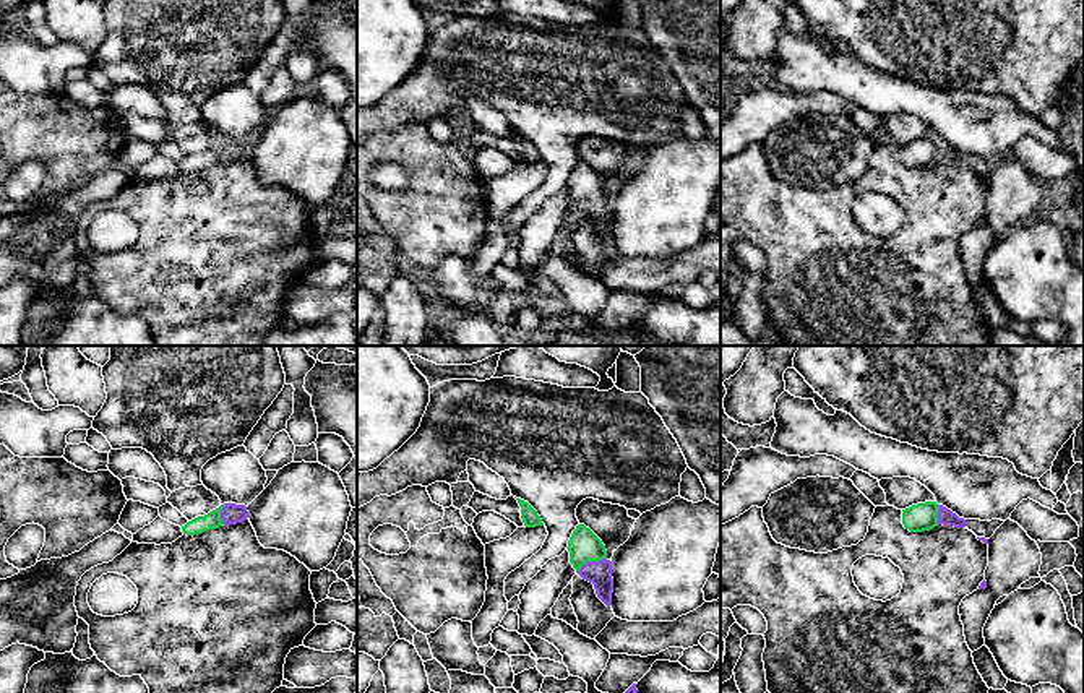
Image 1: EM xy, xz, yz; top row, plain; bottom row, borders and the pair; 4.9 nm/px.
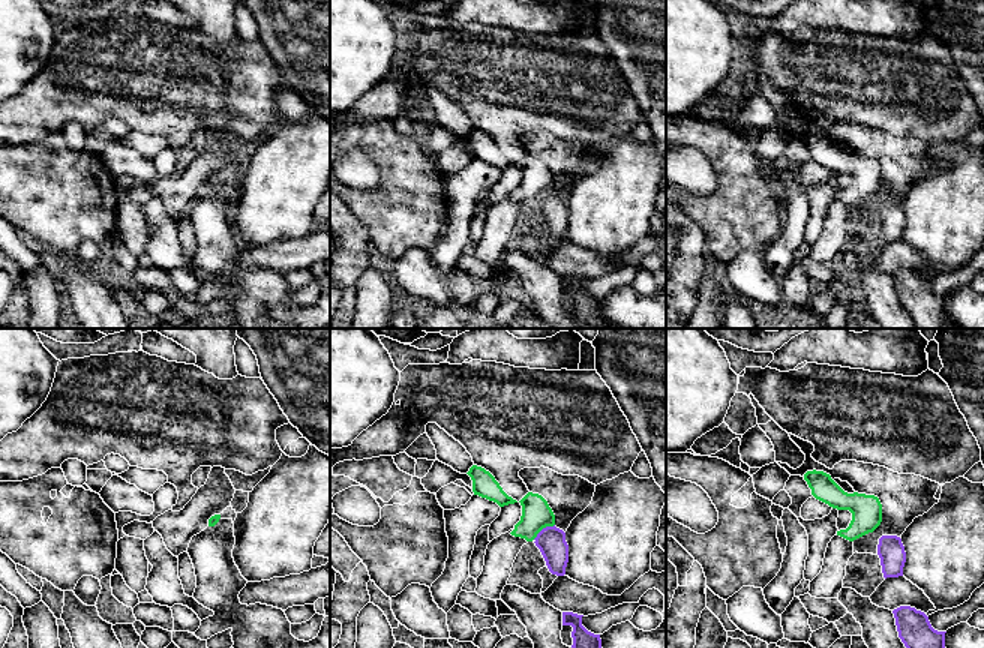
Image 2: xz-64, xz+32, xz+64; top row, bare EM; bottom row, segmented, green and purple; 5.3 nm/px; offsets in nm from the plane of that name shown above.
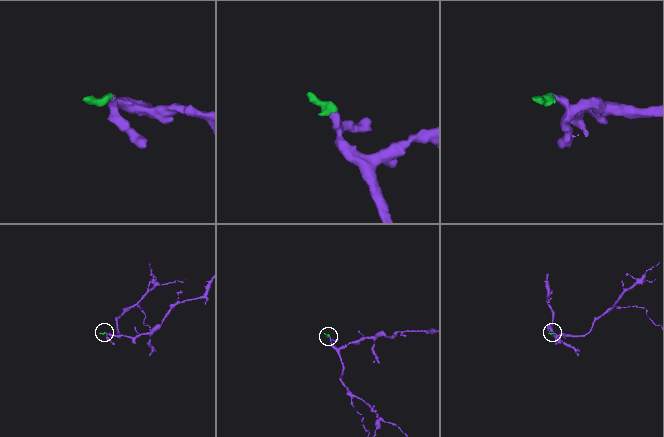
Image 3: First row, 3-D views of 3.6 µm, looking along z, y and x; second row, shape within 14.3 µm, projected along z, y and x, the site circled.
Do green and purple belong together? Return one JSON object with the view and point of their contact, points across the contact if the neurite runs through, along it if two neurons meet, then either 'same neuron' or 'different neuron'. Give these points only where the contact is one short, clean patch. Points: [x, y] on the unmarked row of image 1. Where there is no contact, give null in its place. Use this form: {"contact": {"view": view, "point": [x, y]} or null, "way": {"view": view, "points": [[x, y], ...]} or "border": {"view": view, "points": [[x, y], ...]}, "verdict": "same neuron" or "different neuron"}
{"contact": {"view": "xz", "point": [591, 197]}, "way": {"view": "xz", "points": [[585, 182], [591, 197], [599, 210]]}, "verdict": "same neuron"}

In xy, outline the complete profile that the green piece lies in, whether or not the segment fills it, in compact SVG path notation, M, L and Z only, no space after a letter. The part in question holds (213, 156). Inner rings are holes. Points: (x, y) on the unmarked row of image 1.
M224 140L219 144L209 148L204 153L198 153L182 162L182 169L187 172L201 170L209 166L216 166L219 162L230 162L242 159L248 154L248 148L245 141Z

